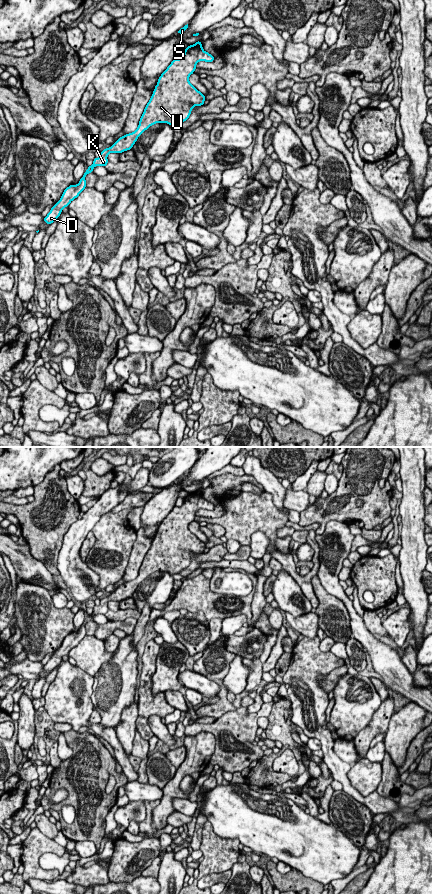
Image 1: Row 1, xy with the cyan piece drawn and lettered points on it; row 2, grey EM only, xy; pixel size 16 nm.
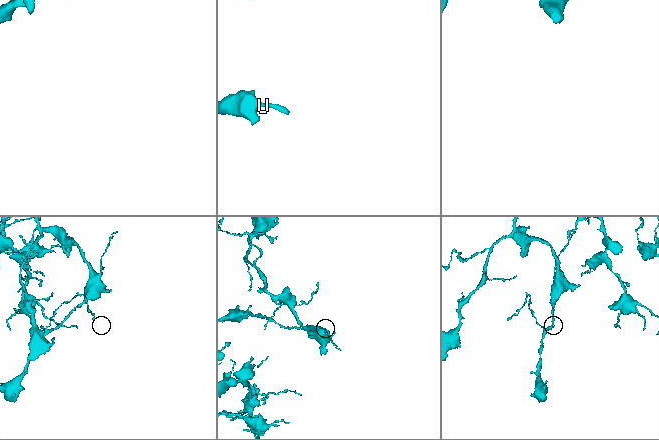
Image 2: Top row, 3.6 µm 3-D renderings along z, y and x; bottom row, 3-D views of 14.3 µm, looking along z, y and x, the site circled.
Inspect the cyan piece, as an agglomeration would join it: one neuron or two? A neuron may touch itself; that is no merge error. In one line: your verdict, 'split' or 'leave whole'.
leave whole

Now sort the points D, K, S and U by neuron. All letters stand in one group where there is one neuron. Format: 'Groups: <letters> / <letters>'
Groups: D K S U

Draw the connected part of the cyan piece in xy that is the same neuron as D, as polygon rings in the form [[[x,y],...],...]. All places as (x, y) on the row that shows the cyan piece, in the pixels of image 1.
[[[197,41],[184,50],[184,55],[180,59],[174,58],[159,77],[151,99],[140,118],[138,128],[120,137],[110,148],[101,151],[99,158],[94,158],[93,165],[88,166],[79,183],[72,184],[64,190],[60,200],[44,217],[45,223],[52,224],[60,216],[62,210],[79,196],[86,188],[87,174],[93,173],[93,168],[96,166],[105,167],[109,153],[119,154],[132,149],[138,137],[156,123],[168,123],[170,126],[180,125],[189,118],[194,106],[204,105],[205,95],[189,82],[189,76],[194,73],[199,61],[213,62],[215,59],[202,48],[201,41]]]

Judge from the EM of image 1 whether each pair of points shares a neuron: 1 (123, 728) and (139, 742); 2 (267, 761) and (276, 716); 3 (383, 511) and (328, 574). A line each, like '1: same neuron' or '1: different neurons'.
1: different neurons
2: same neuron
3: different neurons

